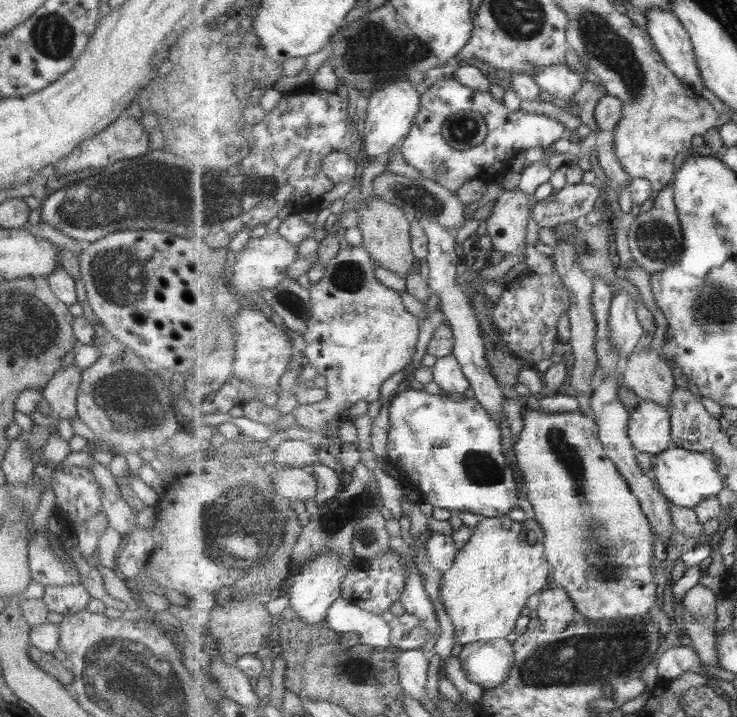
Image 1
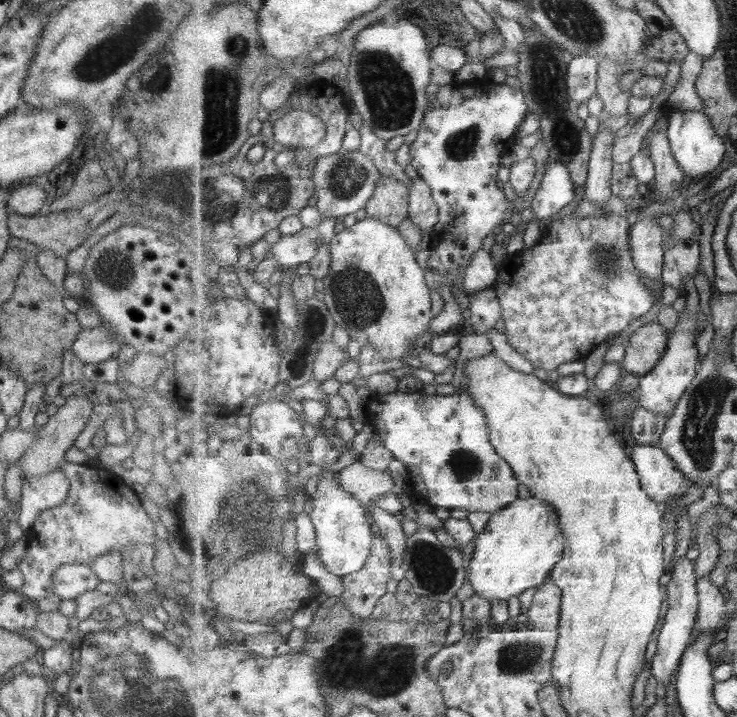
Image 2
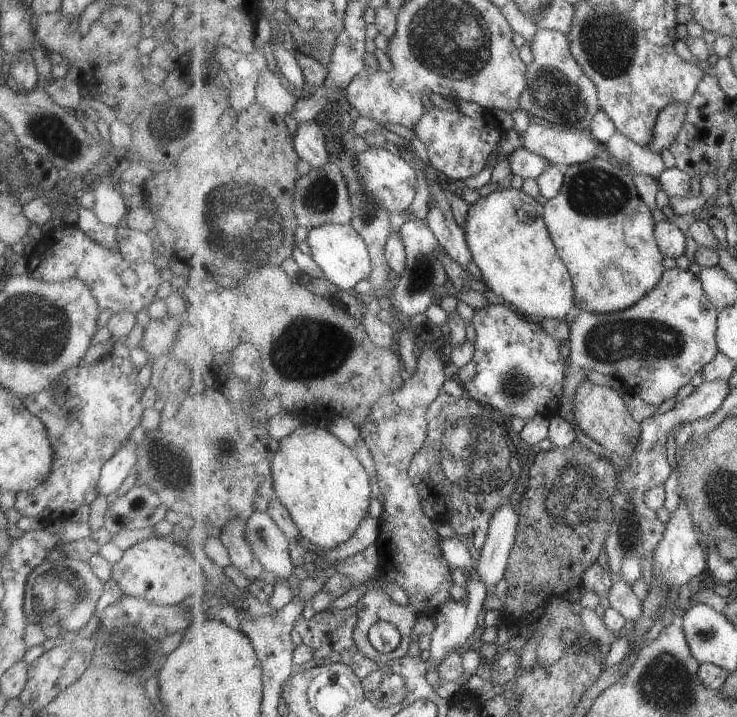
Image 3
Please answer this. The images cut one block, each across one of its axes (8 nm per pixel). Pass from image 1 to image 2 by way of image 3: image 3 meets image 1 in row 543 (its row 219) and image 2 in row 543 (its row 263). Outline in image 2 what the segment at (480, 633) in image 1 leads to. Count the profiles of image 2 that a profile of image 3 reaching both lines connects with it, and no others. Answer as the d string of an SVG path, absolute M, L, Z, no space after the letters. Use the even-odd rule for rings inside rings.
M535 497L517 498L509 507L491 514L485 530L476 537L470 561L468 582L473 594L489 602L506 601L545 584L547 576L565 556L565 536L558 514L552 505Z

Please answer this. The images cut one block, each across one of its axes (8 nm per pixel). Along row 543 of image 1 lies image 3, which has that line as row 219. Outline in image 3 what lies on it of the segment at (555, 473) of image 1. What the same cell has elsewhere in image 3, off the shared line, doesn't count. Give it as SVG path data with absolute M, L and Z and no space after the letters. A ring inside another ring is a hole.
M593 157L584 163L574 164L564 169L564 183L561 192L552 199L548 199L544 205L544 216L552 235L553 242L557 246L557 250L563 259L563 262L568 266L568 269L572 273L572 277L576 286L575 290L575 302L576 307L579 307L582 311L598 312L598 313L618 313L622 310L631 308L634 304L637 304L648 292L651 292L663 276L665 272L665 266L663 266L663 259L666 257L664 251L661 250L657 238L656 238L656 222L651 214L651 208L639 198L637 194L637 188L633 184L632 174L629 174L623 170L622 165L619 162L613 162L612 160L603 160L603 158Z

